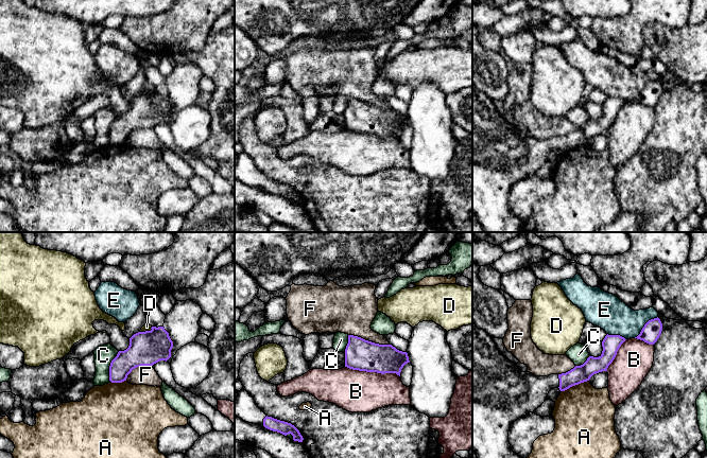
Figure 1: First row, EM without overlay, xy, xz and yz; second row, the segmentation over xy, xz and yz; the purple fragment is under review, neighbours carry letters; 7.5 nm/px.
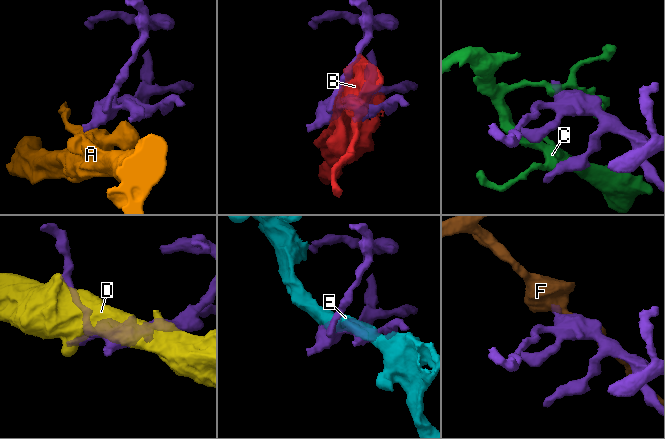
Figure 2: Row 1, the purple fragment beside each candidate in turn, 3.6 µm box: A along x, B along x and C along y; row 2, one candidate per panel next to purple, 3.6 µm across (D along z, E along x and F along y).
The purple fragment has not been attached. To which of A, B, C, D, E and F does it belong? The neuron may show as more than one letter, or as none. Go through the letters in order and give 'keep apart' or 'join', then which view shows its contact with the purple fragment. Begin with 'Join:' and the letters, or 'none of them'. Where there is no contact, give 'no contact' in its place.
Join: none of them
A: keep apart; meets purple in yz
B: keep apart; meets purple in xz
C: keep apart; meets purple in xy
D: keep apart; meets purple in xy
E: keep apart; meets purple in yz
F: keep apart; meets purple in xz

